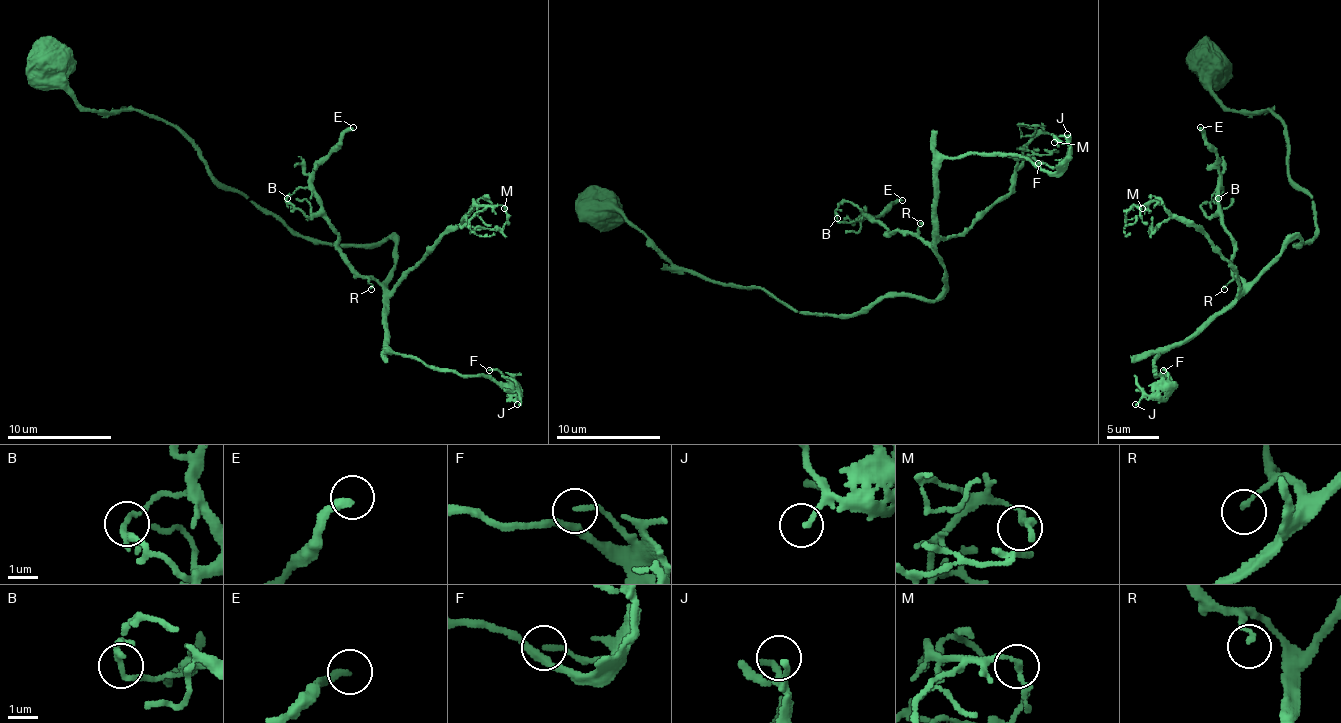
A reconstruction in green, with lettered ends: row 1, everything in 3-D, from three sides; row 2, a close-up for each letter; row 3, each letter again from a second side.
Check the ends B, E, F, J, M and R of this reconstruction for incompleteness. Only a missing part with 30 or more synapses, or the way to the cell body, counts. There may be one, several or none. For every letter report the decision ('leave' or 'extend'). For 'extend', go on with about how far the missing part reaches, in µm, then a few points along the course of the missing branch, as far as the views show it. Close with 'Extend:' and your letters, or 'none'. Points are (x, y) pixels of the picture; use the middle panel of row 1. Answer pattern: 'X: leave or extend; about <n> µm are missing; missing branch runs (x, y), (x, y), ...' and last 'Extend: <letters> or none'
B: leave
E: leave
F: leave
J: leave
M: leave
R: leave
Extend: none

